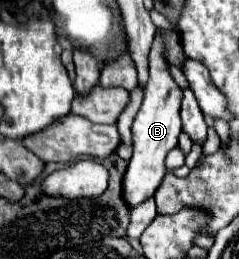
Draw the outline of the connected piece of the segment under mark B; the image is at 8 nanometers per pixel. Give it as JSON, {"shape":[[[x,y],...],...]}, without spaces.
{"shape":[[[156,35],[152,43],[152,51],[148,55],[150,61],[150,75],[144,87],[144,99],[142,107],[134,119],[132,125],[132,143],[134,143],[134,155],[128,163],[128,169],[122,179],[122,197],[128,203],[128,207],[136,207],[144,203],[146,199],[154,197],[156,189],[162,183],[162,177],[166,175],[166,165],[164,159],[170,149],[178,145],[178,135],[182,131],[180,125],[180,101],[182,101],[182,91],[176,85],[176,81],[170,77],[168,67],[166,67],[166,57],[164,57],[164,45],[160,35]]]}

